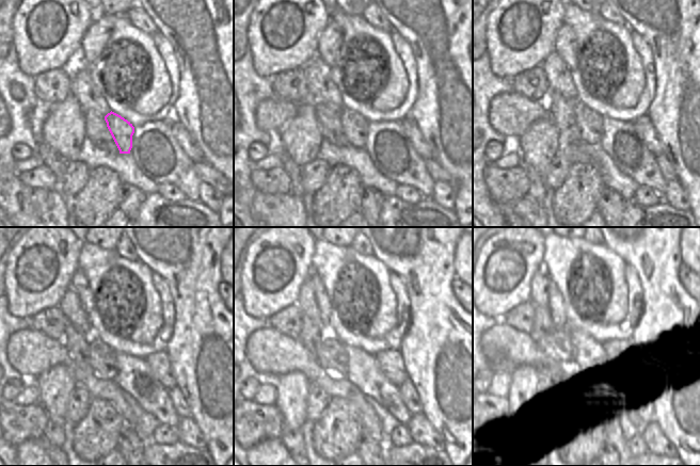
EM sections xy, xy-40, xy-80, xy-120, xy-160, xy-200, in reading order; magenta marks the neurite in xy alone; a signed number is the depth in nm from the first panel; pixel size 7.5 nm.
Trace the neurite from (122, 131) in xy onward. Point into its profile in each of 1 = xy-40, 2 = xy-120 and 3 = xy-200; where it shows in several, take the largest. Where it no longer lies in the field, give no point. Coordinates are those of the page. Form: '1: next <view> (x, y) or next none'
1: next xy-40 (354, 126)
2: next xy-120 (101, 357)
3: next xy-200 (559, 353)

